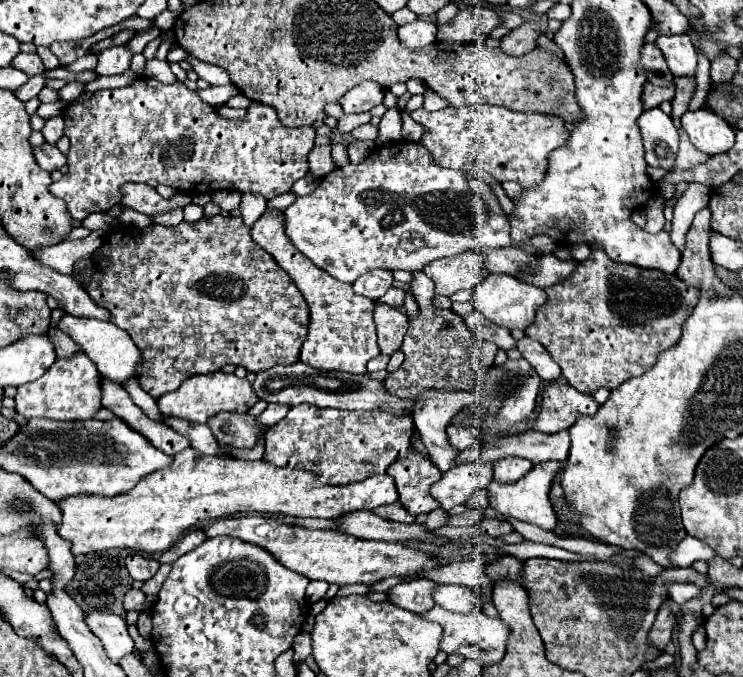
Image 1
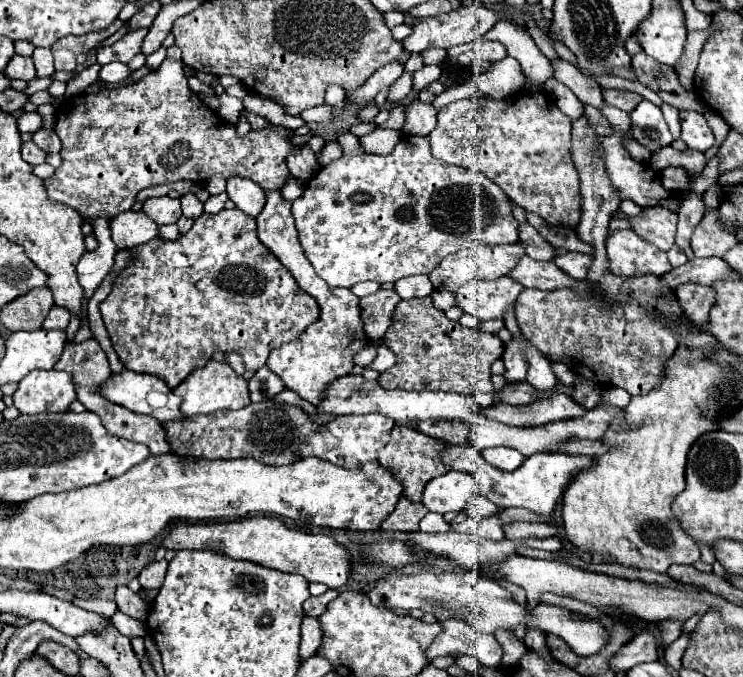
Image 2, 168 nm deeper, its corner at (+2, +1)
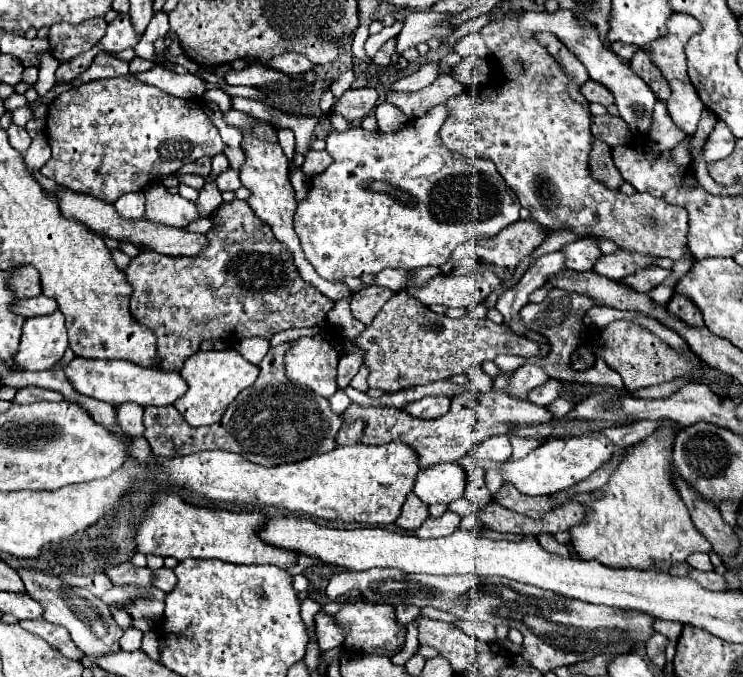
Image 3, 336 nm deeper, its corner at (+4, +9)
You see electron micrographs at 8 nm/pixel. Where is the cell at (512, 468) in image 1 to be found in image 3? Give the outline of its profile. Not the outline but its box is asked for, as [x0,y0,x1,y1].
[472,435,512,463]

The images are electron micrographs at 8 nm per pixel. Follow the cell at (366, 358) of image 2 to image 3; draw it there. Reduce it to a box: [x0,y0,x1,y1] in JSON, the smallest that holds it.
[338,351,362,389]

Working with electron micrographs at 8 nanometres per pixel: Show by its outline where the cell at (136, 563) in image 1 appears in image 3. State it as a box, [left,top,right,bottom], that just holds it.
[154,567,176,593]

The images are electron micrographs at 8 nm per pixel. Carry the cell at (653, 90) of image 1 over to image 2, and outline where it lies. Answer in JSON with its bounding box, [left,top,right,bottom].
[602,89,642,111]

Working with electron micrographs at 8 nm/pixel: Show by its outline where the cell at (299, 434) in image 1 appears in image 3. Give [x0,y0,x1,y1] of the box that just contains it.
[338,421,364,445]

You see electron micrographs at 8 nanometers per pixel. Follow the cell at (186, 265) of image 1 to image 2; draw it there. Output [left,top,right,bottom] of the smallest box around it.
[100,209,318,389]

